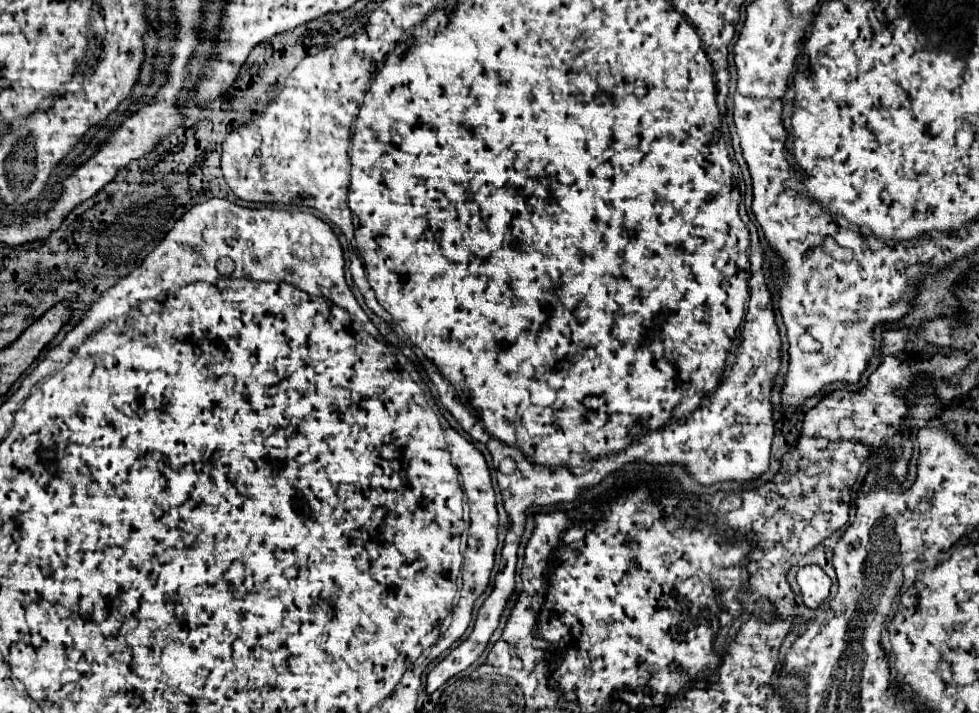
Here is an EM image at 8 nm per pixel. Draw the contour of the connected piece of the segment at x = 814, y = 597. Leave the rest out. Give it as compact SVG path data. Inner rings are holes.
M805 565L797 573L797 583L801 587L803 605L809 609L817 609L831 589L831 579L819 565Z

